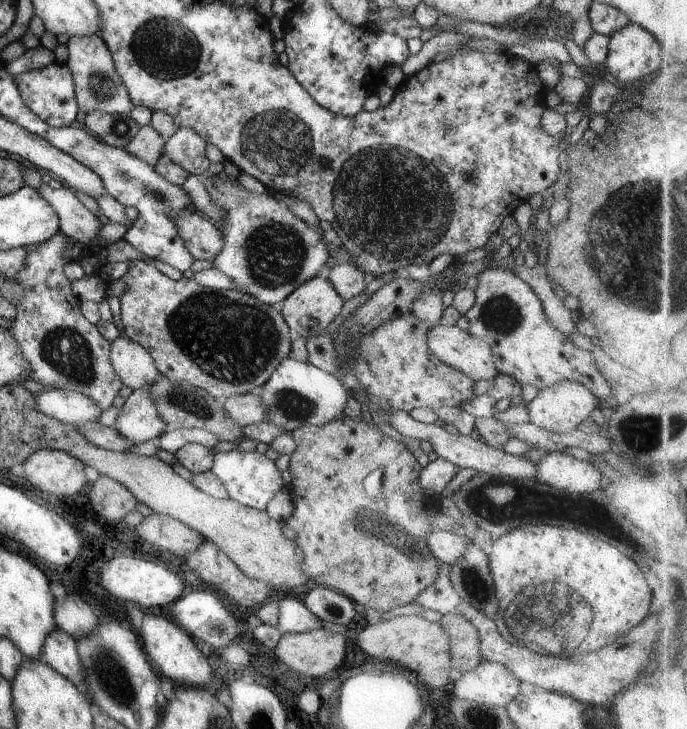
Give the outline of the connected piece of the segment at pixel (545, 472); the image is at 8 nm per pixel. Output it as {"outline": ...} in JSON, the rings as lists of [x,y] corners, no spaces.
{"outline":[[[546,451],[537,463],[538,482],[566,492],[593,493],[604,488],[604,476],[589,461],[558,451]]]}

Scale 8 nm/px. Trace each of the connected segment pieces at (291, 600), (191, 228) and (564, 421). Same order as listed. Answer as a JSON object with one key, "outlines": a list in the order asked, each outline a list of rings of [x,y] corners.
{"outlines":[[[[290,594],[277,596],[279,604],[279,621],[276,627],[281,633],[305,633],[322,629],[322,623],[306,605]]],[[[198,210],[183,213],[177,219],[179,235],[195,260],[213,261],[223,249],[223,236],[218,226]]],[[[558,381],[556,384],[550,385],[549,387],[539,389],[536,397],[527,405],[530,423],[553,433],[565,433],[574,430],[592,414],[594,408],[600,407],[598,399],[599,398],[589,388],[586,388],[578,381]]]]}

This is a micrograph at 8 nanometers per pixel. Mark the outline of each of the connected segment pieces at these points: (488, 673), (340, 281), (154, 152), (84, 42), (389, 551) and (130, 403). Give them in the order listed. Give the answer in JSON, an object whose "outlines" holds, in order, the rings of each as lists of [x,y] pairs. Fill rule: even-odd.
{"outlines":[[[[482,661],[476,669],[454,678],[454,694],[479,705],[505,707],[519,691],[518,680],[503,664]]],[[[350,262],[339,263],[324,272],[327,279],[334,285],[336,292],[343,298],[344,302],[353,296],[364,293],[367,284],[364,282],[364,274],[358,267],[350,265]]],[[[150,124],[143,125],[124,148],[130,151],[131,155],[145,160],[154,167],[163,155],[165,141],[165,138],[158,134]]],[[[98,36],[70,37],[67,43],[70,67],[75,84],[75,97],[81,117],[94,111],[129,115],[135,106],[129,97],[126,85],[115,69],[115,64],[104,39]]],[[[361,414],[361,416],[357,418],[345,416],[343,419],[320,426],[304,425],[294,429],[291,435],[297,444],[296,450],[290,455],[288,468],[293,486],[291,499],[294,510],[291,512],[291,515],[285,521],[280,522],[280,524],[282,524],[284,534],[290,540],[293,540],[303,552],[303,569],[306,571],[307,577],[322,586],[345,594],[352,602],[362,605],[364,608],[372,608],[372,610],[384,612],[396,607],[403,608],[405,604],[415,602],[431,584],[434,584],[434,581],[439,575],[440,562],[436,560],[436,557],[430,550],[427,540],[431,532],[436,530],[436,528],[432,528],[432,519],[442,510],[441,505],[435,497],[427,495],[419,485],[419,474],[422,466],[417,461],[415,454],[405,444],[399,443],[389,435],[386,435],[386,433],[383,433],[380,428],[371,422],[368,414]],[[378,468],[382,470],[382,488],[380,488],[380,492],[378,492],[376,496],[370,496],[366,489],[364,489],[362,482],[364,482],[364,478],[366,478],[370,472],[378,470]]],[[[150,389],[132,391],[121,407],[114,427],[136,445],[159,438],[162,433],[168,431]]]]}

